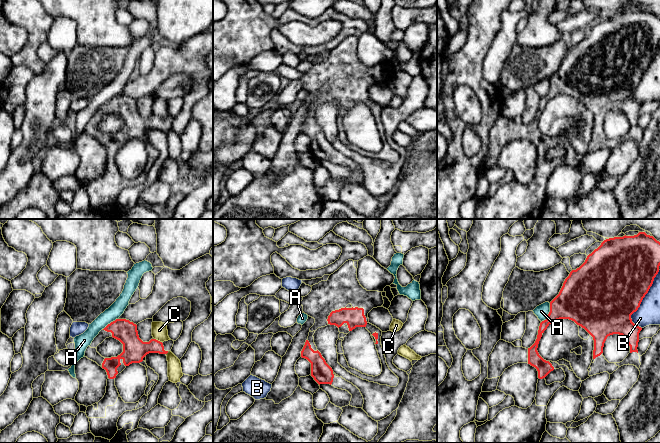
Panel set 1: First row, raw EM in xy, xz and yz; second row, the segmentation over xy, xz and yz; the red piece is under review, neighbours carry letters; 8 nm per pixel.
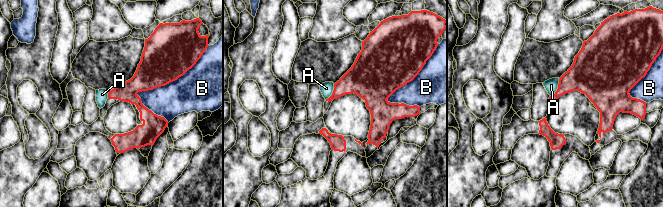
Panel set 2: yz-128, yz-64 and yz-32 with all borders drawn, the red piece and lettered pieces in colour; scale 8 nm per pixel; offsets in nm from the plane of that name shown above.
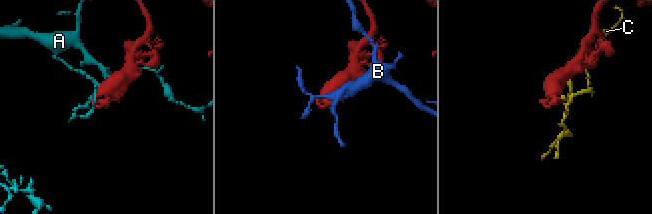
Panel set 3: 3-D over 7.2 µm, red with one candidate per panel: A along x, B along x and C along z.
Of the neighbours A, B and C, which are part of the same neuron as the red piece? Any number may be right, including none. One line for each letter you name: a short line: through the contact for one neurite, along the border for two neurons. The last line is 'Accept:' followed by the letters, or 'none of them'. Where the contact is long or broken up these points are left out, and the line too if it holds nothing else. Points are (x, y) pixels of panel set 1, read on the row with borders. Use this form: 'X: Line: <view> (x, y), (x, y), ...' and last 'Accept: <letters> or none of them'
Accept: none of them

